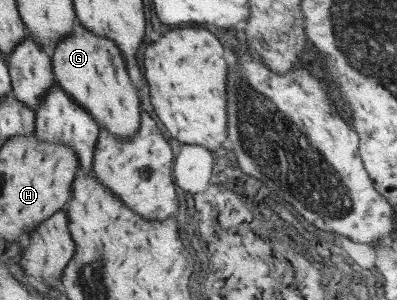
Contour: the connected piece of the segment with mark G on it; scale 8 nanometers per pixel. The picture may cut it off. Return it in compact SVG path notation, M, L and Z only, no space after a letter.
M83 27L57 43L51 60L54 81L90 112L100 128L108 129L117 137L133 137L139 131L139 97L114 41L101 38Z

